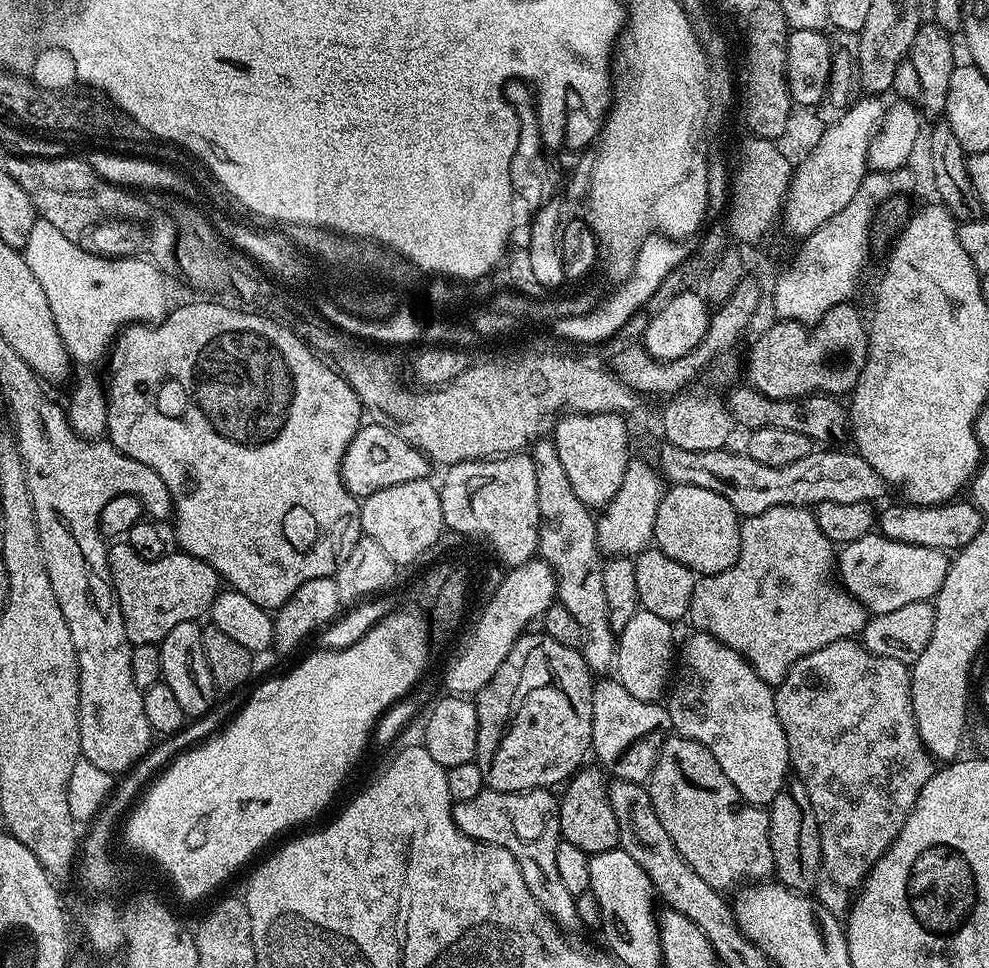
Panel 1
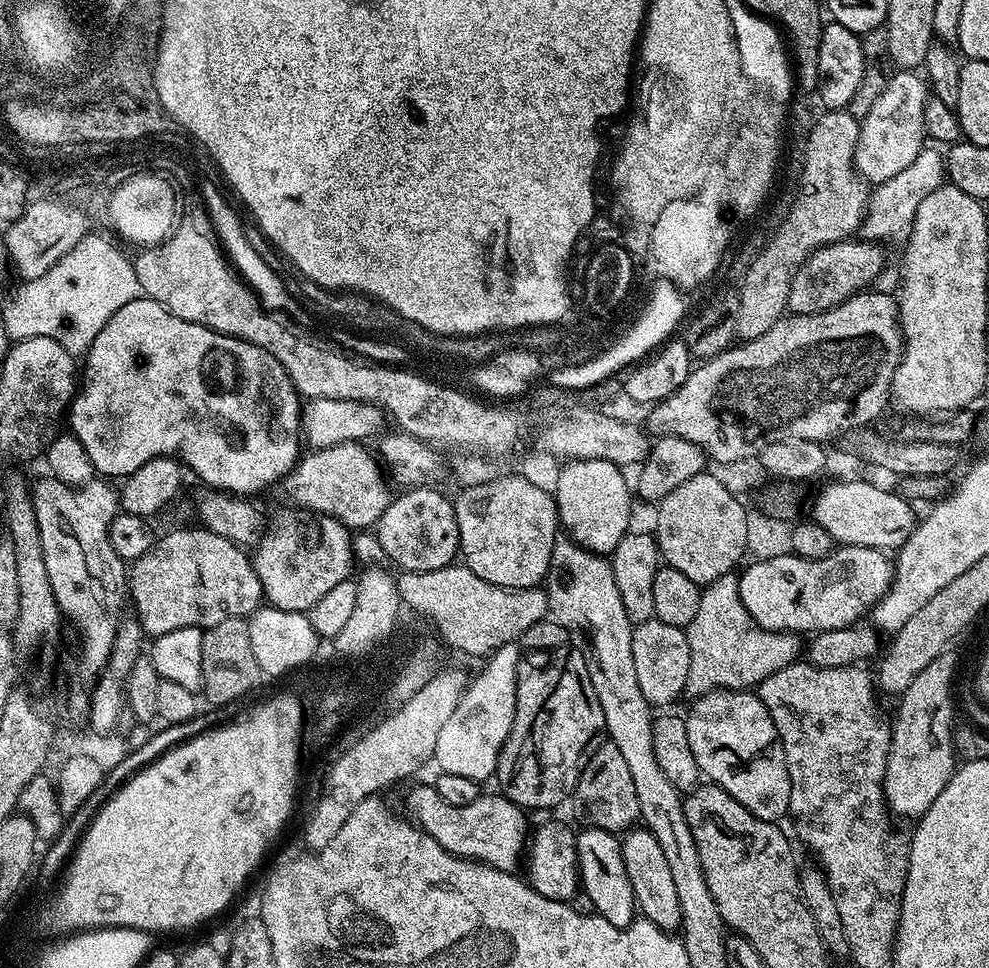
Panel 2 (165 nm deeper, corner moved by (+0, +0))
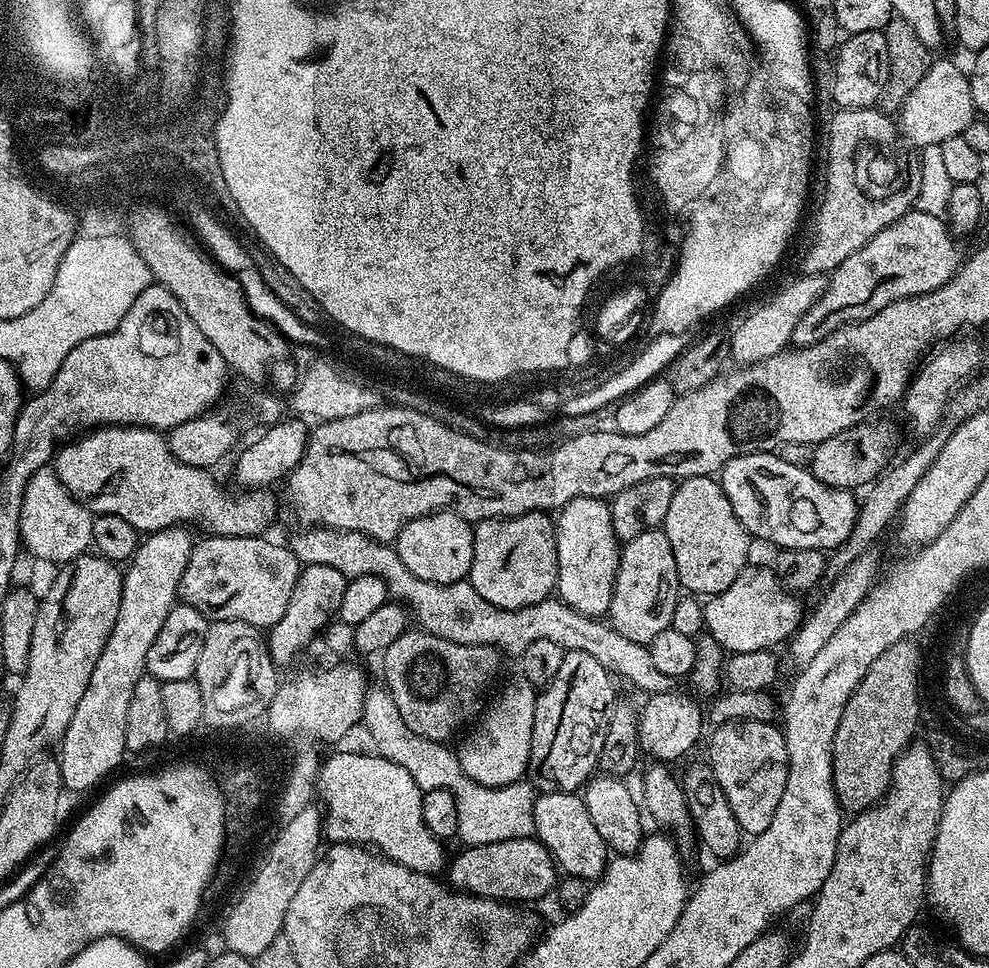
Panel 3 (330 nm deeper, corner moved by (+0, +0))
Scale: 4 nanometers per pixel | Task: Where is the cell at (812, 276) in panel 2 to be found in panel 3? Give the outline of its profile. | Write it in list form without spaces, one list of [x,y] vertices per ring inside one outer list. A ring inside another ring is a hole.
[[[909,210],[902,218],[898,218],[898,222],[874,234],[874,238],[870,238],[870,242],[866,242],[862,250],[854,250],[854,254],[850,254],[850,258],[846,258],[842,266],[838,266],[831,272],[828,276],[828,285],[825,286],[818,302],[814,302],[814,306],[806,310],[798,326],[794,326],[792,344],[798,348],[817,344],[832,332],[837,332],[843,324],[870,318],[878,310],[882,310],[882,306],[890,306],[890,302],[898,302],[902,298],[921,296],[938,290],[938,286],[946,283],[959,270],[962,263],[960,248],[952,239],[954,239],[953,233],[941,217],[919,210]]]

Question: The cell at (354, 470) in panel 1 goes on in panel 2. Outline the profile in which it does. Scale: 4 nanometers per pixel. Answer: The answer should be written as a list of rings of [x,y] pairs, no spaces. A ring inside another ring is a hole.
[[[360,442],[350,444],[335,444],[329,448],[318,448],[301,455],[296,467],[284,477],[282,489],[284,496],[292,504],[300,508],[308,508],[309,513],[329,516],[342,522],[349,530],[372,530],[382,518],[386,506],[394,499],[394,492],[388,489],[389,477],[382,467],[381,461],[375,455],[367,452]]]

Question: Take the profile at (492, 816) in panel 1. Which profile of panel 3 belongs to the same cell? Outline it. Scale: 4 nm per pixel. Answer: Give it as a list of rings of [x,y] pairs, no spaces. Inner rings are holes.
[[[336,752],[332,757],[325,759],[320,764],[319,776],[316,779],[316,786],[318,789],[318,800],[322,805],[322,832],[325,837],[329,836],[329,841],[338,844],[363,844],[365,846],[371,846],[380,855],[388,857],[388,859],[398,862],[402,866],[406,866],[410,870],[415,872],[426,872],[429,874],[440,874],[445,871],[446,868],[446,856],[444,860],[444,848],[445,845],[434,834],[430,834],[430,830],[426,826],[426,822],[422,818],[422,798],[424,793],[420,791],[418,782],[414,782],[414,778],[410,778],[410,774],[407,770],[402,770],[402,766],[398,766],[394,762],[390,762],[385,756],[379,754],[371,754],[372,756],[363,756],[360,752]]]

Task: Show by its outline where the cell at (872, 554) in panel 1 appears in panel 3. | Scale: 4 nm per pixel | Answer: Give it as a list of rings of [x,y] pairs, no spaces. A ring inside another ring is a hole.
[[[745,566],[738,574],[738,578],[734,578],[734,582],[726,586],[726,590],[722,590],[704,604],[704,626],[707,635],[713,636],[720,643],[721,649],[728,654],[753,652],[759,648],[775,649],[777,647],[775,644],[782,642],[784,644],[792,639],[806,615],[806,608],[796,601],[799,599],[793,593],[781,586],[780,579],[771,567],[752,567]]]

